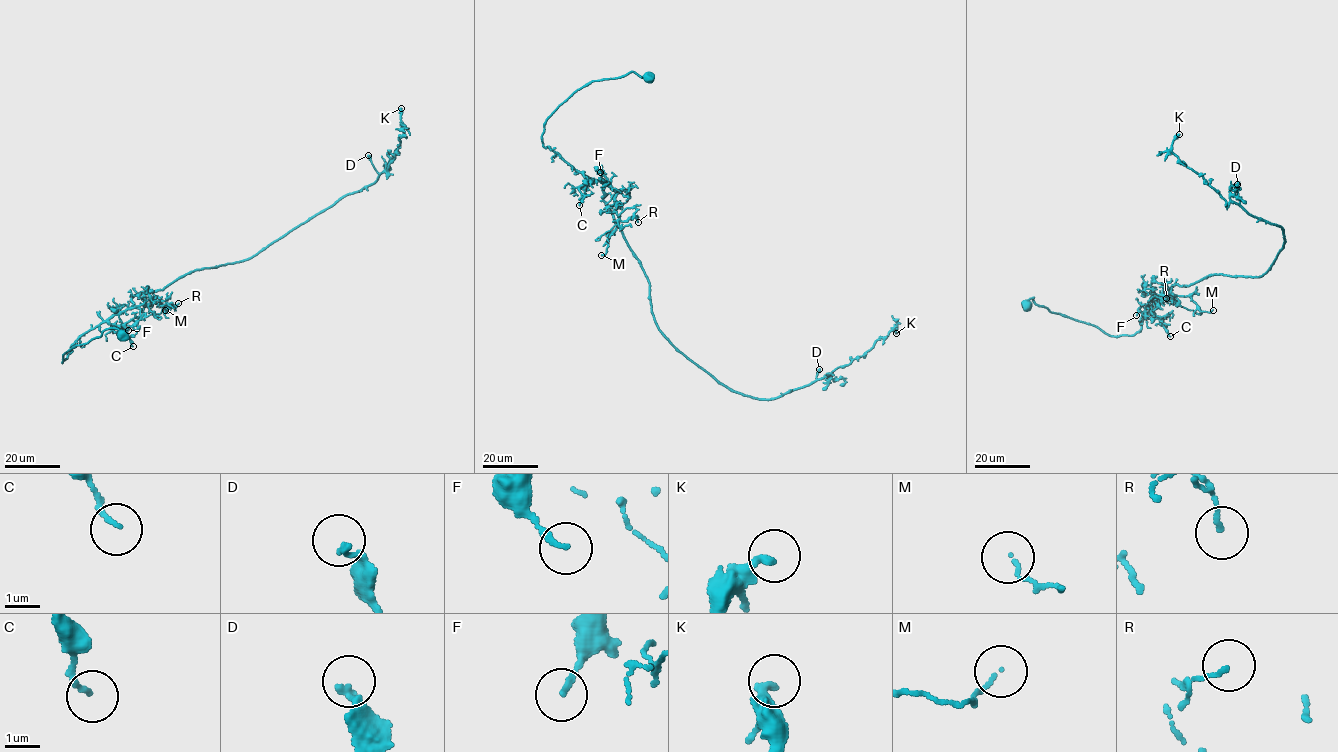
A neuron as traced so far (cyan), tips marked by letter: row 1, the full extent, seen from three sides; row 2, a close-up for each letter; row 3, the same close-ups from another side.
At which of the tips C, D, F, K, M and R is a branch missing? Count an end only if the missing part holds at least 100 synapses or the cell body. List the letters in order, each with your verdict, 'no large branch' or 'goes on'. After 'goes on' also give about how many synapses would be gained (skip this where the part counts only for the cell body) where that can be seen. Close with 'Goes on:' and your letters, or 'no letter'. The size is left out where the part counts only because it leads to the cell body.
C: no large branch
D: no large branch
F: no large branch
K: no large branch
M: no large branch
R: no large branch
Goes on: no letter

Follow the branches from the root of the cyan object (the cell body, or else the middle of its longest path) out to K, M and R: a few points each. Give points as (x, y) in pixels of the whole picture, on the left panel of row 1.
K: (122, 335), (106, 329), (62, 363), (137, 294), (249, 258), (388, 173), (401, 108)
M: (122, 335), (106, 329), (69, 349), (62, 363), (74, 341), (114, 315), (161, 300), (165, 310)
R: (122, 335), (106, 329), (69, 349), (62, 363), (74, 341), (114, 315), (178, 303)

